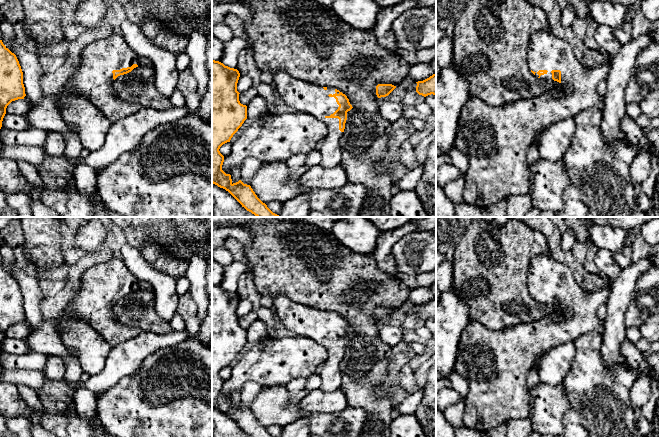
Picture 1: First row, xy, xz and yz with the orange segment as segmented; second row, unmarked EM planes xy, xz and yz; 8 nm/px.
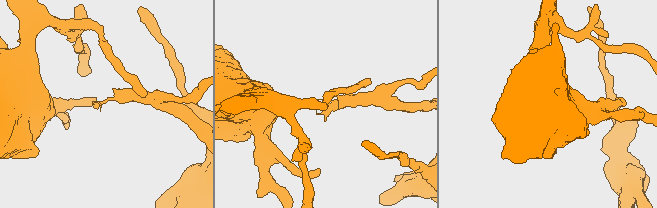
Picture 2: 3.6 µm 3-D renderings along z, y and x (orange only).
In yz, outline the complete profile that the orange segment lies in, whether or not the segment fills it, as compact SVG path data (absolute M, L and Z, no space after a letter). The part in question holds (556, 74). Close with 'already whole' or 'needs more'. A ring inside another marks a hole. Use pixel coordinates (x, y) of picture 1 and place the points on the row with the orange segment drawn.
M548 28L541 30L541 31L537 31L534 32L530 38L529 41L529 45L528 45L528 66L529 69L531 70L531 72L538 78L540 78L543 81L557 81L562 85L562 89L558 90L556 88L553 89L549 89L547 88L547 90L540 96L534 97L534 98L530 98L530 99L521 99L515 102L511 102L508 104L505 104L503 106L490 106L488 104L486 104L485 102L483 102L482 100L480 100L478 97L476 96L470 96L467 103L464 105L464 107L462 108L460 117L459 117L459 124L458 124L458 129L457 129L457 134L456 134L456 140L455 140L455 147L460 150L461 152L464 153L464 155L468 158L469 161L469 168L467 173L464 175L465 178L465 189L463 192L463 197L464 197L464 202L468 205L472 205L472 206L476 206L479 208L485 208L487 206L490 206L494 203L496 203L498 200L505 198L509 195L523 195L526 194L529 189L530 189L530 185L529 185L529 181L530 181L530 170L529 170L529 166L527 163L527 152L529 150L529 148L535 143L535 138L536 135L539 131L543 130L544 128L548 127L549 125L551 125L553 122L555 121L559 121L559 120L563 120L566 118L574 118L579 112L586 110L586 109L593 109L593 110L597 110L597 111L602 111L604 108L604 103L605 103L605 99L604 97L601 97L598 95L596 88L598 83L602 80L602 79L606 79L606 77L609 74L610 68L611 68L611 64L610 64L610 60L611 57L606 54L603 53L606 57L607 57L607 63L597 66L595 68L592 69L587 69L584 68L583 65L576 59L573 50L570 46L570 44L566 41L566 40L562 40L559 39L558 37L556 37Z; needs more

